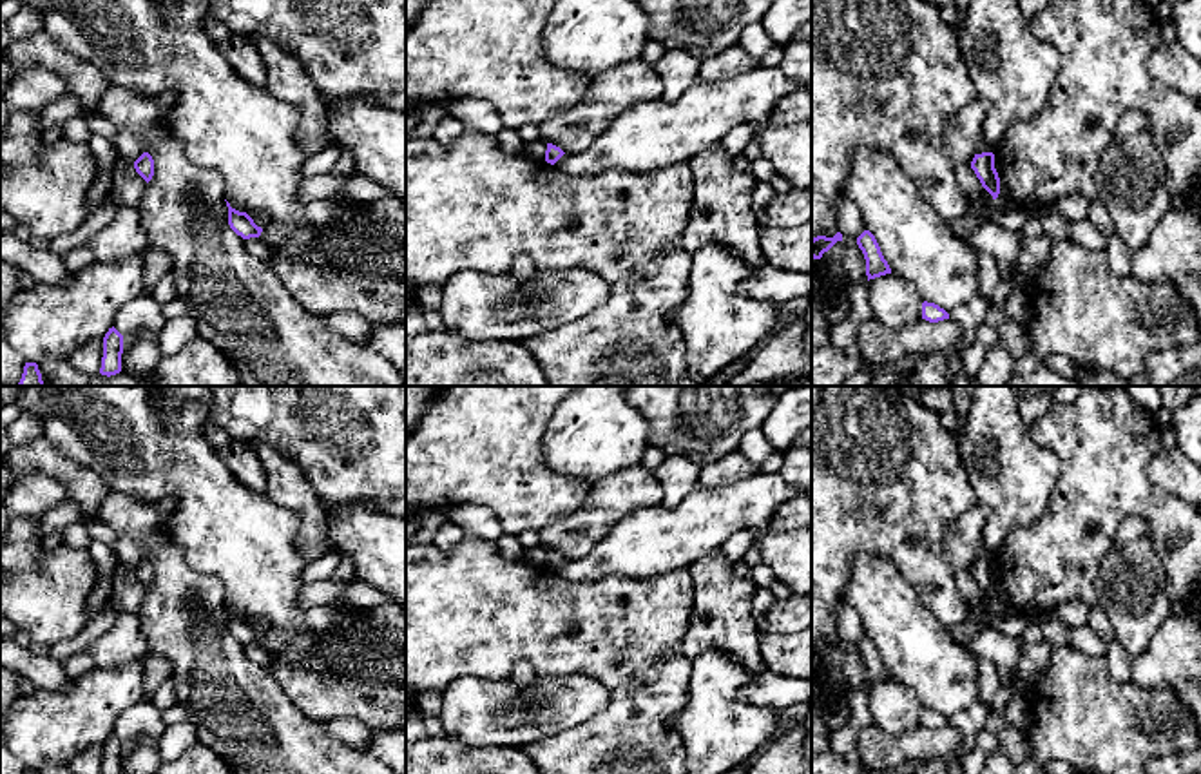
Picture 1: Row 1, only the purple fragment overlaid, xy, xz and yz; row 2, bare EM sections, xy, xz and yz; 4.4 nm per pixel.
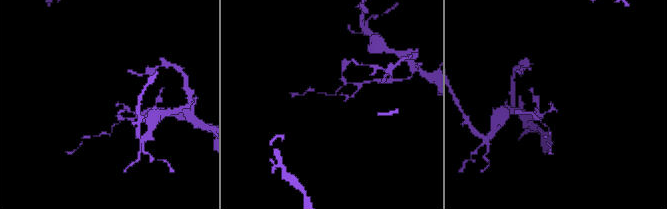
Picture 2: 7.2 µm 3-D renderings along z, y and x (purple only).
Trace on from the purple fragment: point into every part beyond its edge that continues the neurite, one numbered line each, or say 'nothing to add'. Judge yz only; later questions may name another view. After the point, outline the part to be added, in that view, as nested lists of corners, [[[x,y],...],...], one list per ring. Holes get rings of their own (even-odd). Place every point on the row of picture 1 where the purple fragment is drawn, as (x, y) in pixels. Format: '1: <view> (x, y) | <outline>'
nothing to add

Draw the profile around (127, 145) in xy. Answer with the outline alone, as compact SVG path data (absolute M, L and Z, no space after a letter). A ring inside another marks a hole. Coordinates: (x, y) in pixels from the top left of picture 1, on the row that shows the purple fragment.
M118 129L114 147L118 156L127 163L134 163L145 152L139 140L125 129Z

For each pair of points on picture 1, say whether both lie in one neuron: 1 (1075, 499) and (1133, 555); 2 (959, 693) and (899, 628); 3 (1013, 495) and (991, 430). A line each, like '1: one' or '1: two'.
1: two
2: one
3: one

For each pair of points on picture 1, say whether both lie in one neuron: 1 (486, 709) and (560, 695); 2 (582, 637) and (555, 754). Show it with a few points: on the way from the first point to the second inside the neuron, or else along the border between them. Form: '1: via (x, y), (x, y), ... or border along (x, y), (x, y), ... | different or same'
1: via (504, 715), (542, 711) | same
2: via (613, 671), (618, 677), (618, 711), (589, 740) | same

